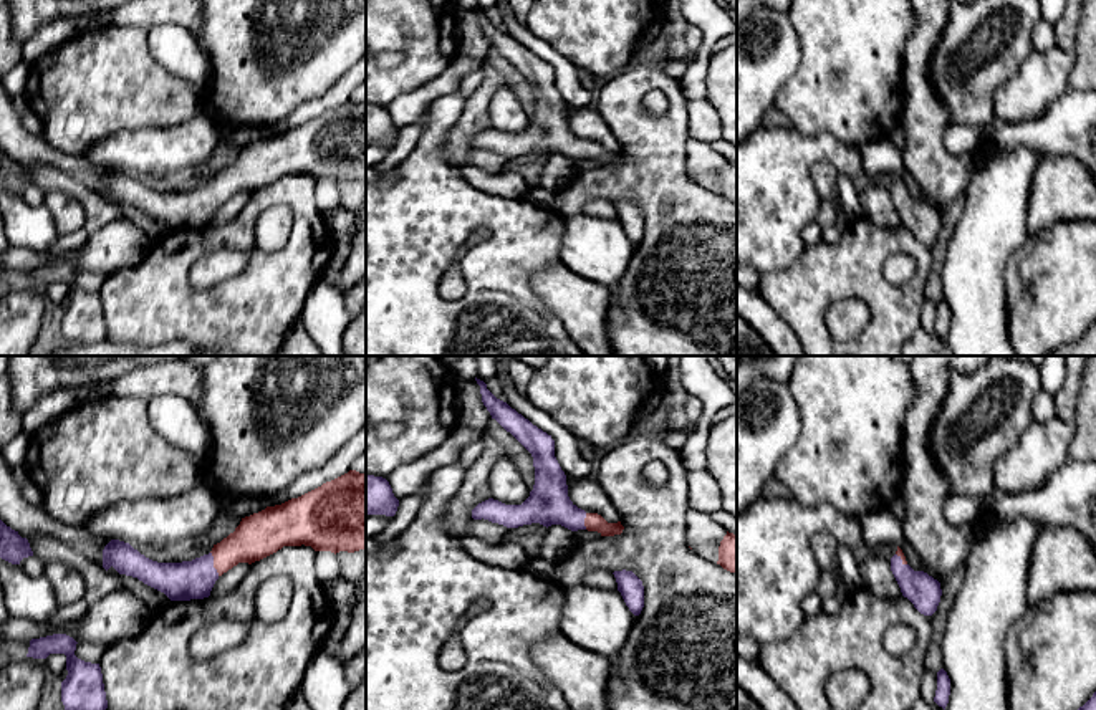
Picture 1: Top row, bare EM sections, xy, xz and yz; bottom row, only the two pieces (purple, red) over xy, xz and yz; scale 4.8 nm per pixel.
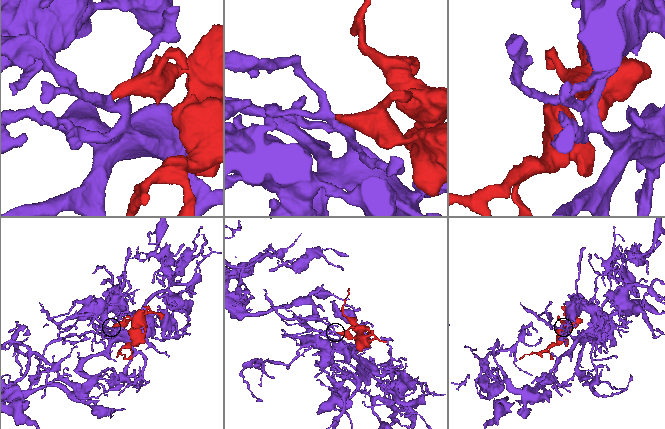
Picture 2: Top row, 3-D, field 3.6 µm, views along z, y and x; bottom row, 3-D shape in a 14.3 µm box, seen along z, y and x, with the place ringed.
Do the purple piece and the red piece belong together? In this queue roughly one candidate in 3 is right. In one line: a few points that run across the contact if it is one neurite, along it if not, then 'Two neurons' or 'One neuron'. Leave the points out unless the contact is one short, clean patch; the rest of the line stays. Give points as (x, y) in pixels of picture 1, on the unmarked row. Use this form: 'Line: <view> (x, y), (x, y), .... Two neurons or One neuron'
Line: xy (189, 209), (194, 209), (212, 192), (255, 167). One neuron

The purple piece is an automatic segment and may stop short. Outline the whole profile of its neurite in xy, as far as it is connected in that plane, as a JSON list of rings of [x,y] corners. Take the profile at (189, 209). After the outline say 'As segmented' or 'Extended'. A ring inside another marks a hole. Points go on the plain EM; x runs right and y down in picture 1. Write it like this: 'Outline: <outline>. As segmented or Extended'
Outline: [[[349,99],[298,127],[242,147],[233,162],[214,174],[209,184],[192,190],[157,192],[141,184],[129,172],[111,169],[103,179],[103,197],[108,200],[113,195],[119,204],[137,207],[164,222],[171,230],[190,230],[209,227],[215,210],[238,192],[252,194],[283,175],[301,174],[334,184],[366,179],[366,103]]]. Extended

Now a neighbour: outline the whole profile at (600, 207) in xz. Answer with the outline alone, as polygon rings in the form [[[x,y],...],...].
[[[594,199],[594,200],[586,202],[583,207],[583,213],[618,220],[616,207],[608,199]]]

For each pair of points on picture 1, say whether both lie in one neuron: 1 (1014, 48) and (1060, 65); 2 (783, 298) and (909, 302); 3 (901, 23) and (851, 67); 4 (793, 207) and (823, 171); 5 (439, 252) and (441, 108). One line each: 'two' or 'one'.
1: two
2: one
3: one
4: two
5: one

